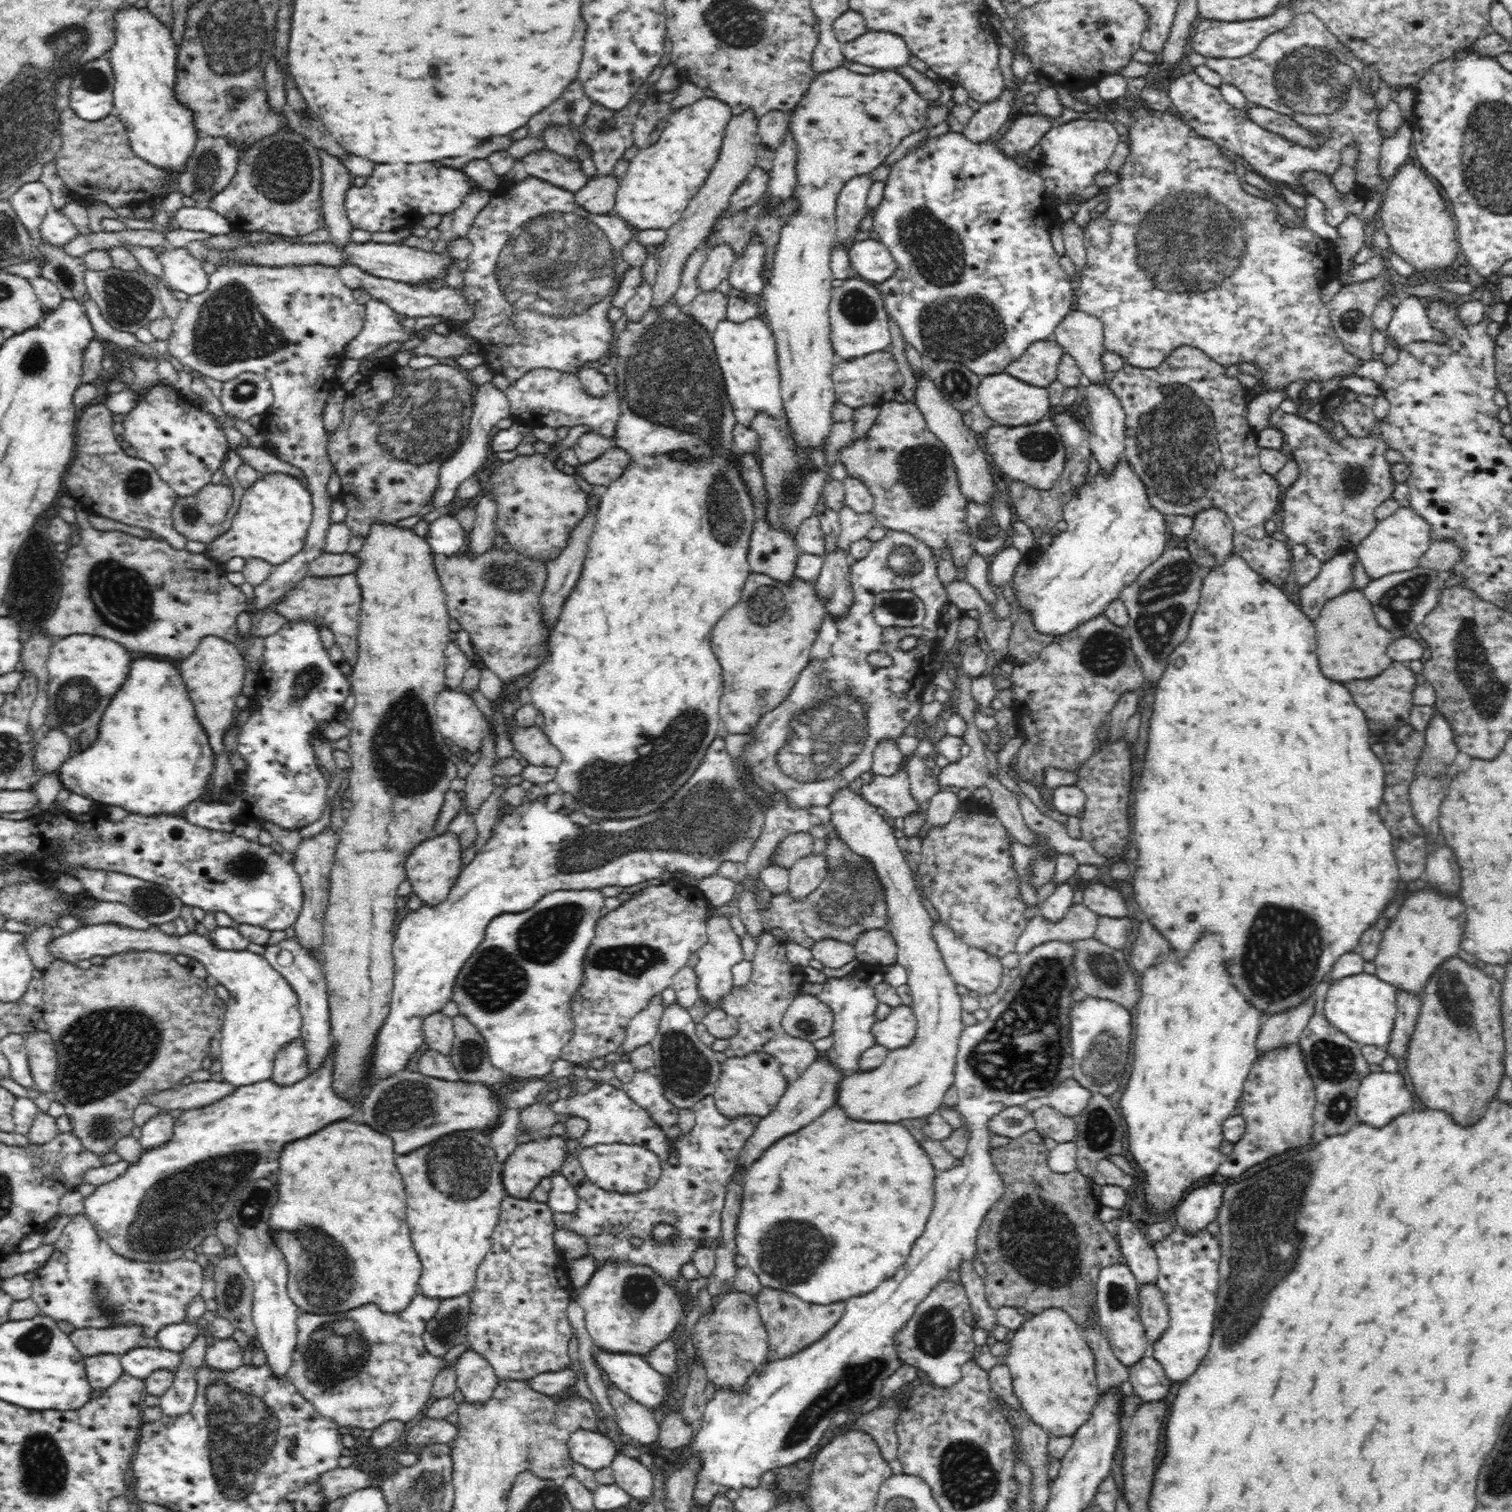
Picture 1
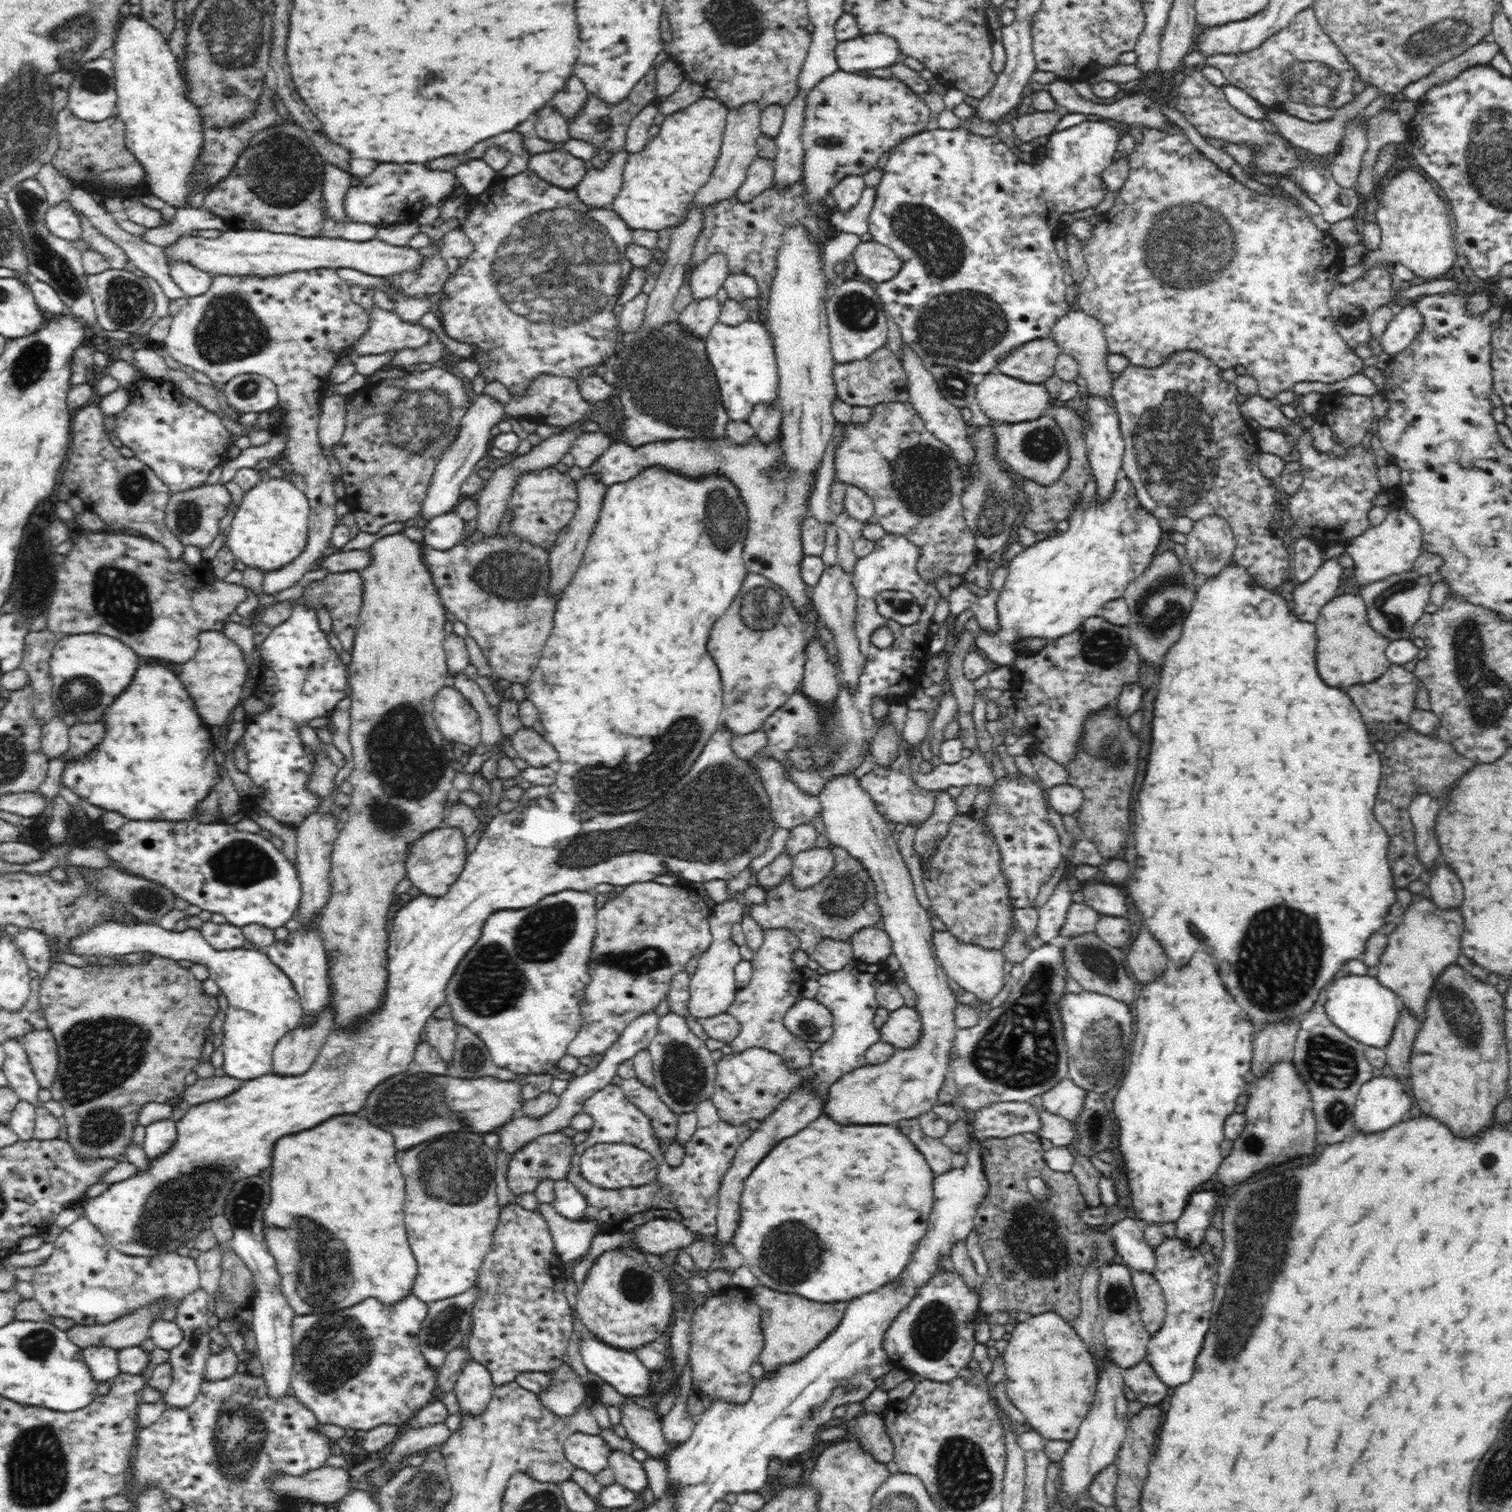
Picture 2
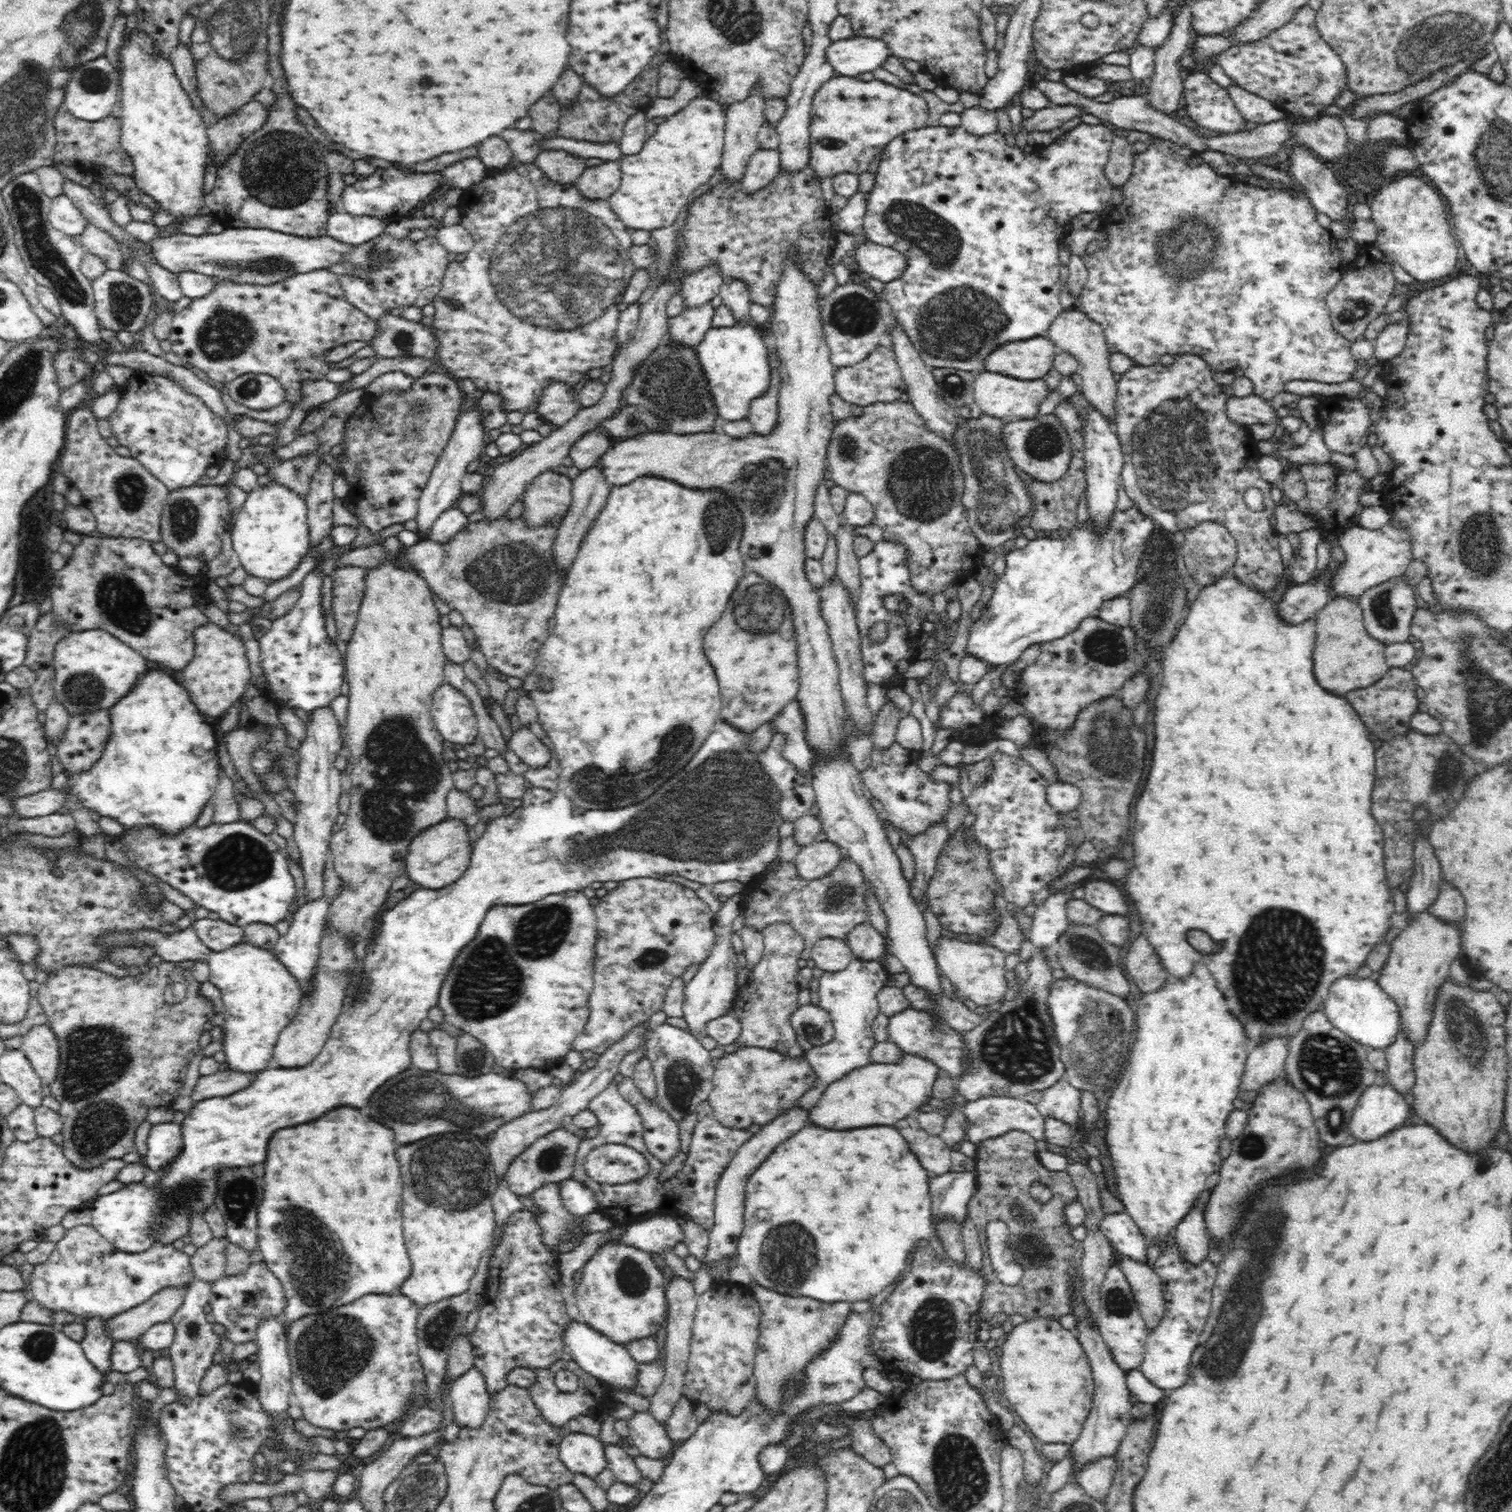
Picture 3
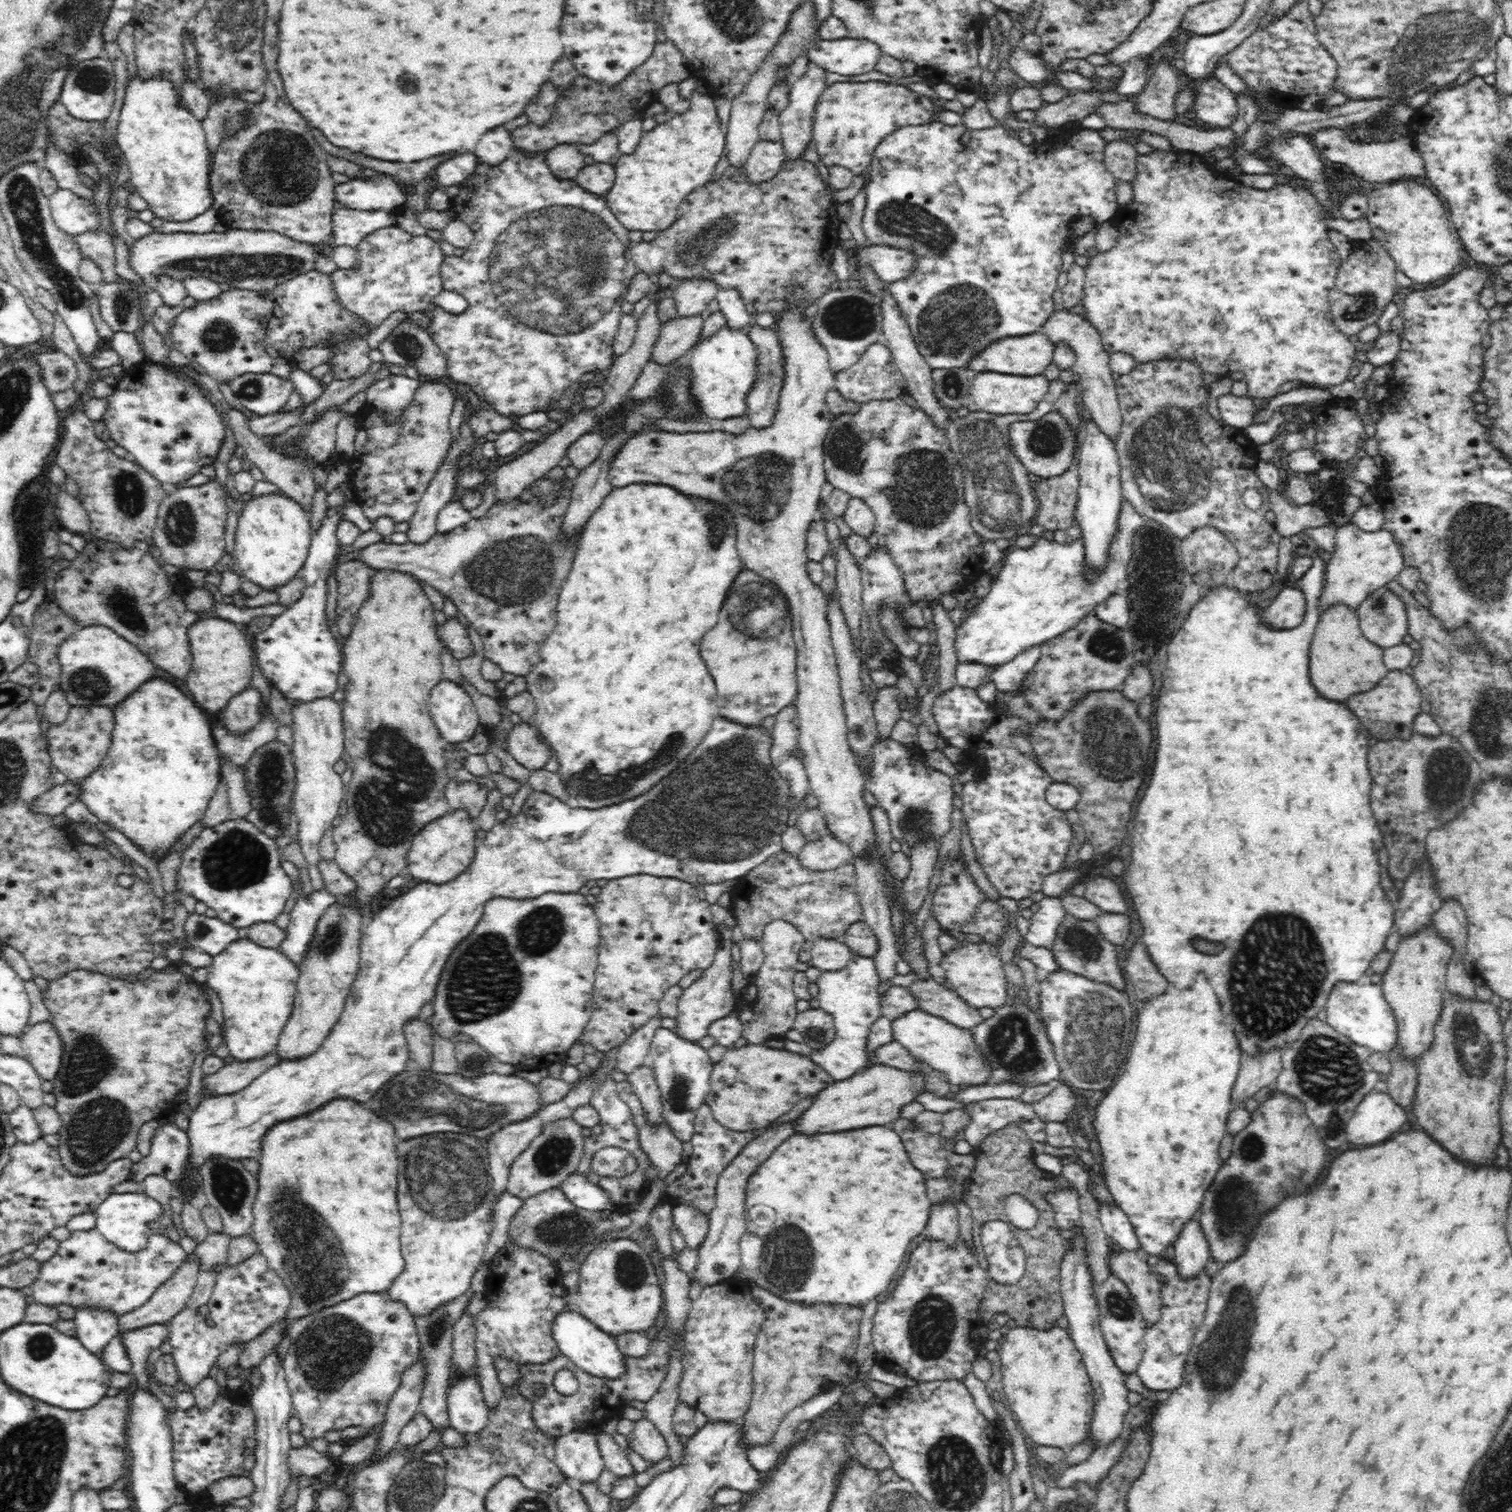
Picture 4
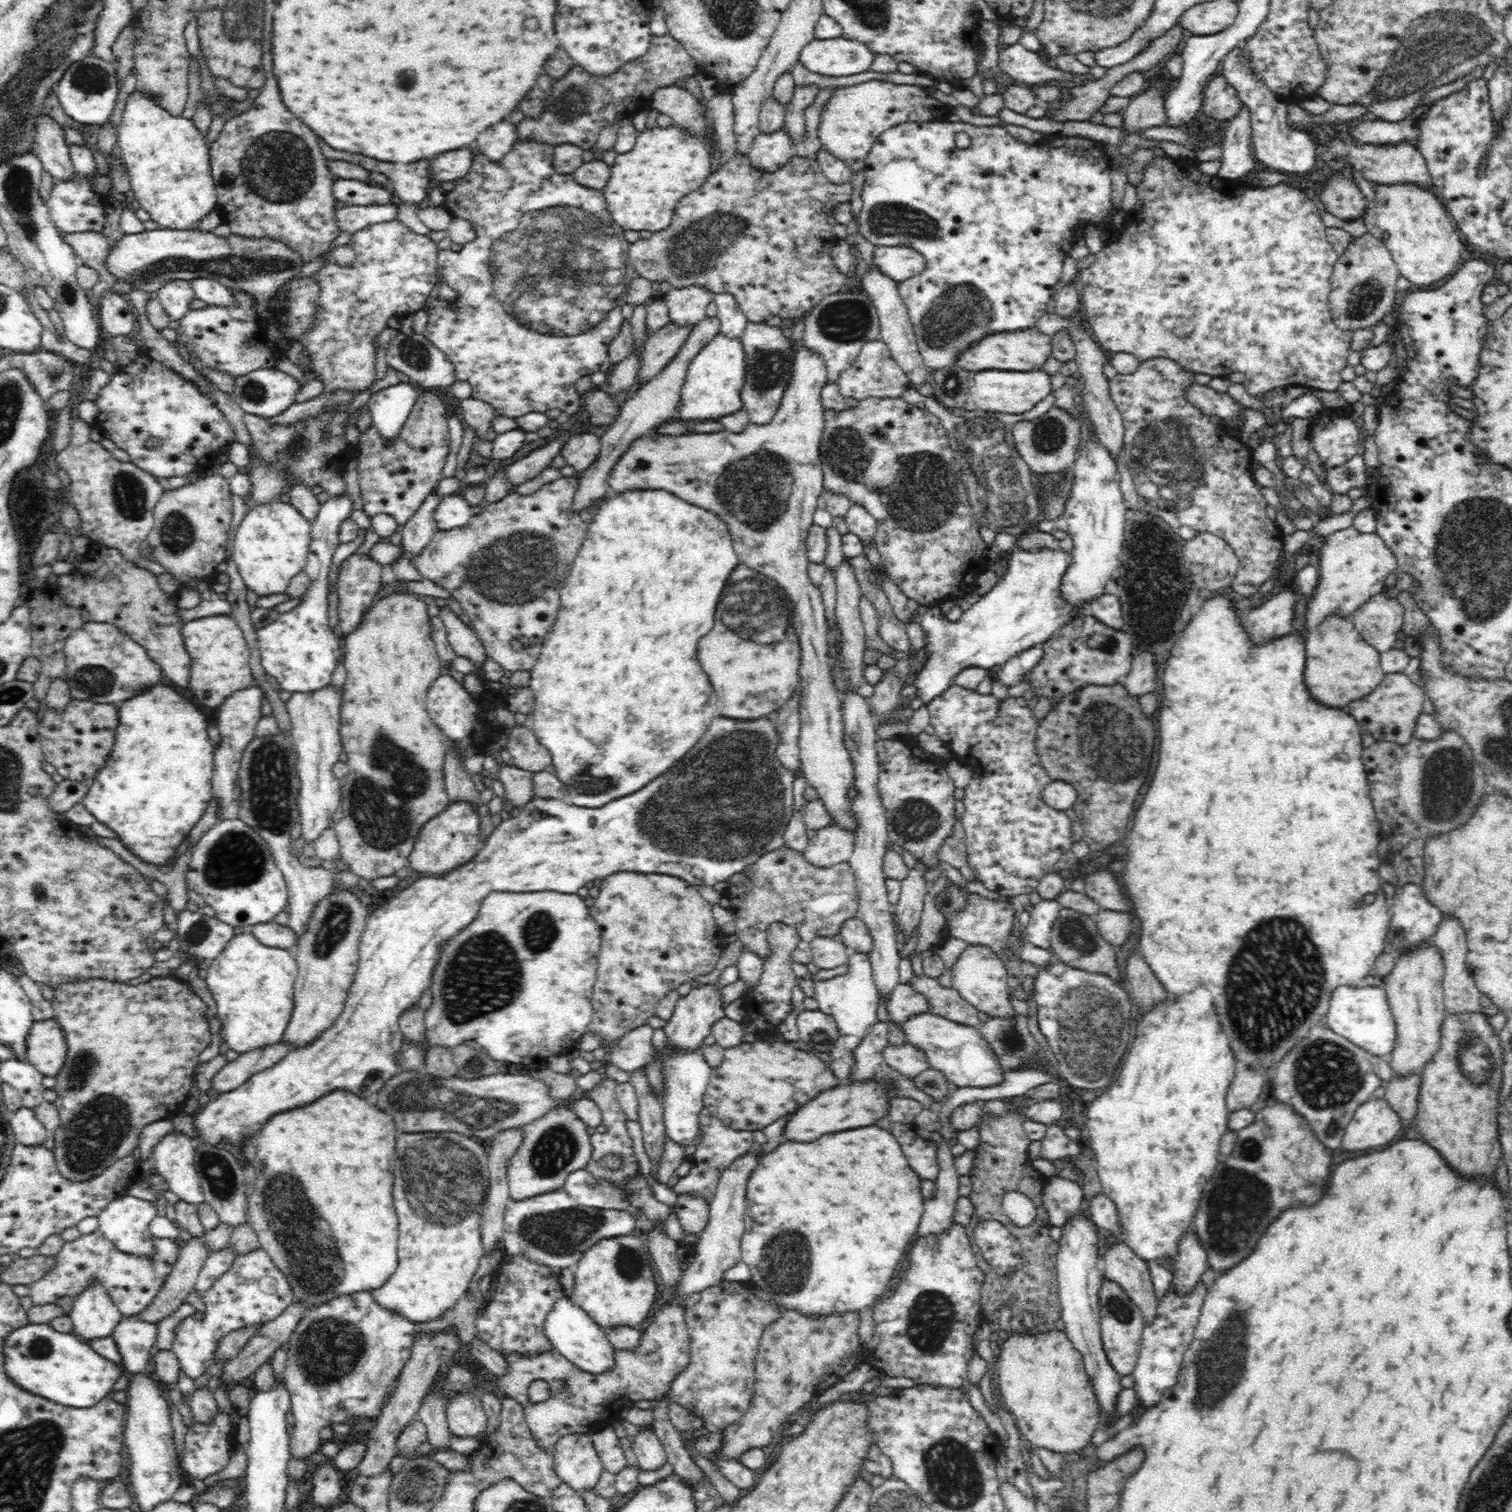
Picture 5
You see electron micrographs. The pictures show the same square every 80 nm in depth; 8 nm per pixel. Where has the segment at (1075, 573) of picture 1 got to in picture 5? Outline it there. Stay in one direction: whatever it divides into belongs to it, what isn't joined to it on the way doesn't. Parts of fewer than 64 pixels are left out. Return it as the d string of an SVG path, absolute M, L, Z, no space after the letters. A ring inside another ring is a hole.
M1035 547L1033 550L1023 549L1011 554L1007 562L1006 572L996 585L986 594L980 596L968 610L964 611L958 621L948 621L937 606L920 617L920 626L925 632L925 645L928 651L926 662L914 677L914 685L922 693L919 703L927 706L934 698L943 694L954 684L955 677L964 668L976 666L978 668L992 668L1000 666L1008 659L1016 656L1025 649L1045 643L1066 623L1070 623L1076 616L1080 617L1082 608L1077 608L1061 596L1061 582L1063 574L1071 563L1071 552L1064 552L1060 548Z

